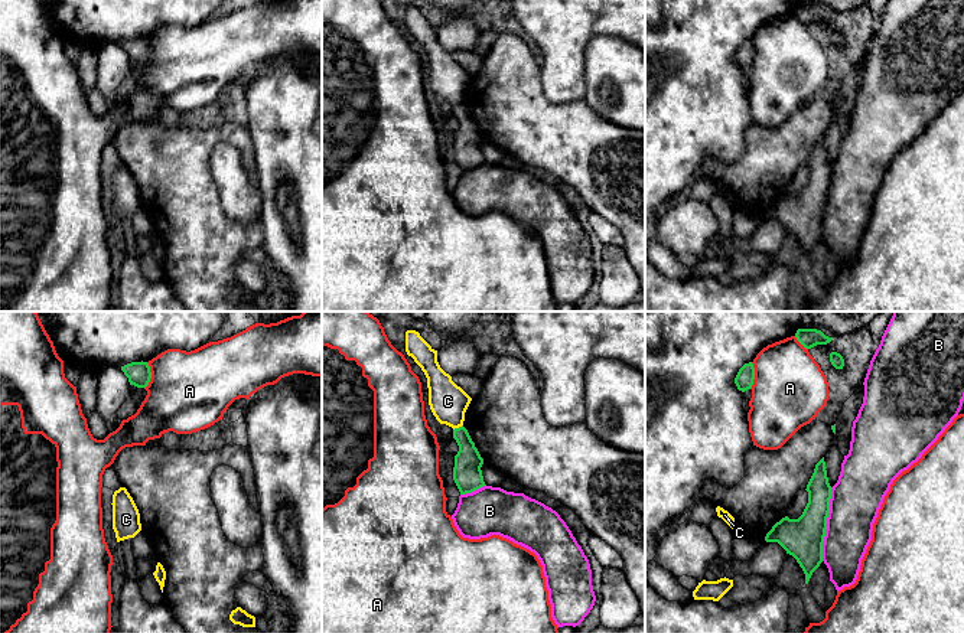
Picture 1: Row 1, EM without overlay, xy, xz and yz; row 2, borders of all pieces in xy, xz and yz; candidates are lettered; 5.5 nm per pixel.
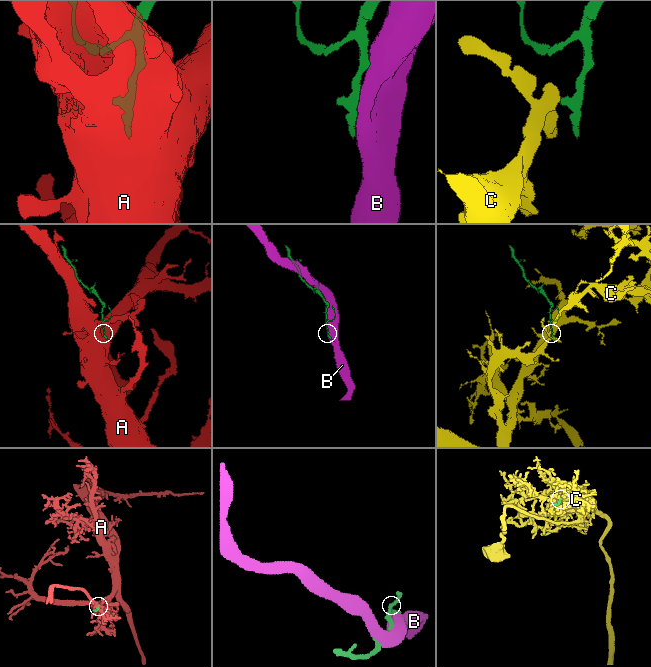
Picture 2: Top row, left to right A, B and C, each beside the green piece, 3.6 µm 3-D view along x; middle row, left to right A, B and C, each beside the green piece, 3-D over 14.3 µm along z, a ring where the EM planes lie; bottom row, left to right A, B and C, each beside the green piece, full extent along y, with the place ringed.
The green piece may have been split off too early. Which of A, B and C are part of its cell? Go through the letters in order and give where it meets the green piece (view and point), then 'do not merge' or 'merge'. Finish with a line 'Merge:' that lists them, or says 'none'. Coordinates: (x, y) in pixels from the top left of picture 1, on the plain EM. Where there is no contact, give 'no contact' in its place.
A: yz (754, 52) | do not merge
B: yz (826, 201) | do not merge
C: xz (459, 104) | do not merge
Merge: none

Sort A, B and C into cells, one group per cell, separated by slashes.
A / B / C

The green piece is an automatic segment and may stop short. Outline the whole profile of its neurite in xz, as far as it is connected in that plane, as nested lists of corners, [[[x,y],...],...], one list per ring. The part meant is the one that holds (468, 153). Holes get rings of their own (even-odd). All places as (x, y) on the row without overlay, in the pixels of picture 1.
[[[463,102],[455,105],[453,115],[459,123],[459,128],[455,133],[453,157],[460,172],[472,170],[486,163],[481,147],[483,136],[475,124],[468,107]]]

